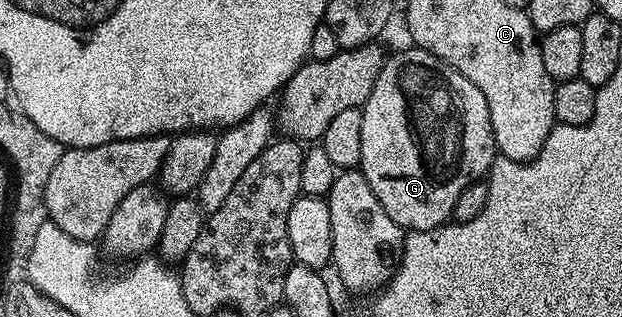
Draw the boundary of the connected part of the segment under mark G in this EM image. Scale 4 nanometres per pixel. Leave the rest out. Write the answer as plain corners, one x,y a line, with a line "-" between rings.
413,45
407,48
385,60
371,96
361,106
364,126
360,129
360,170
368,185
372,185
376,201
384,205
384,213
388,213
403,232
409,233
427,231
447,222
454,214
456,197
489,172
496,148
484,93
480,93
468,77
432,53

